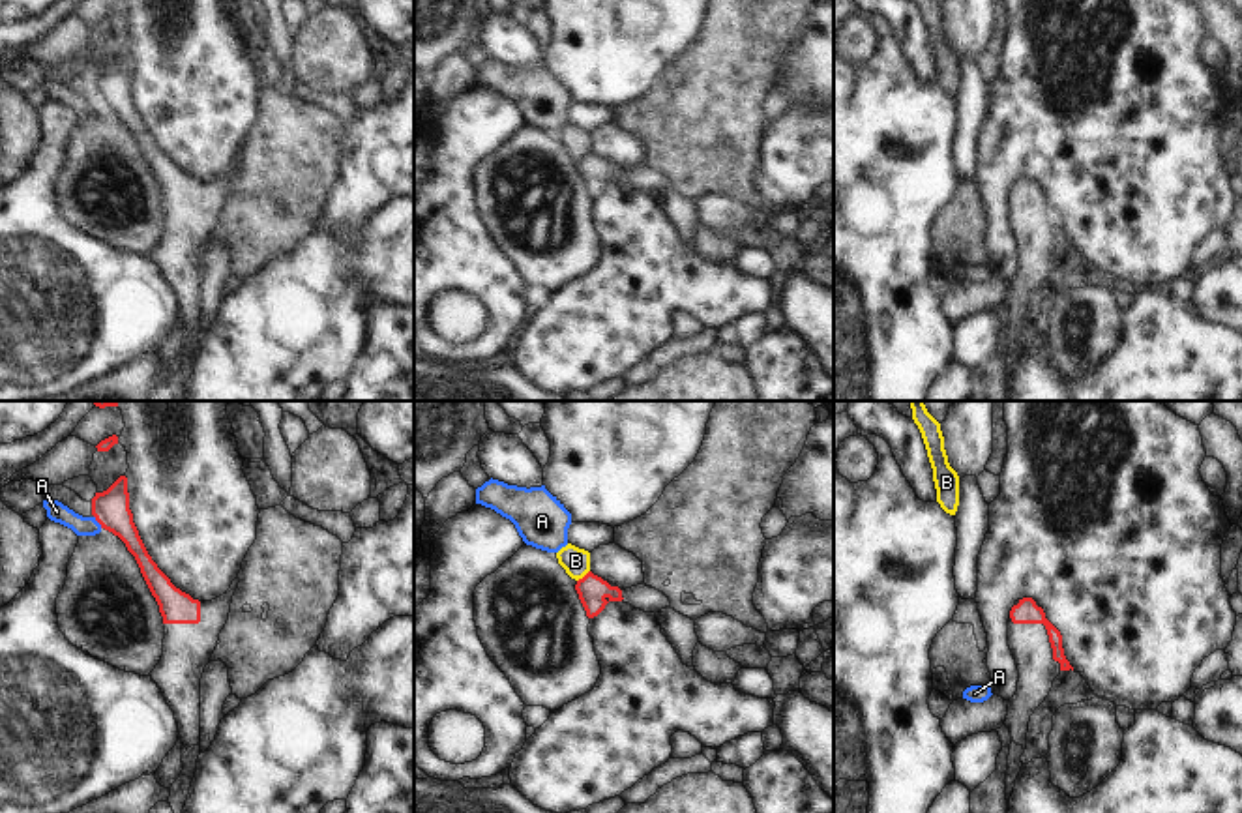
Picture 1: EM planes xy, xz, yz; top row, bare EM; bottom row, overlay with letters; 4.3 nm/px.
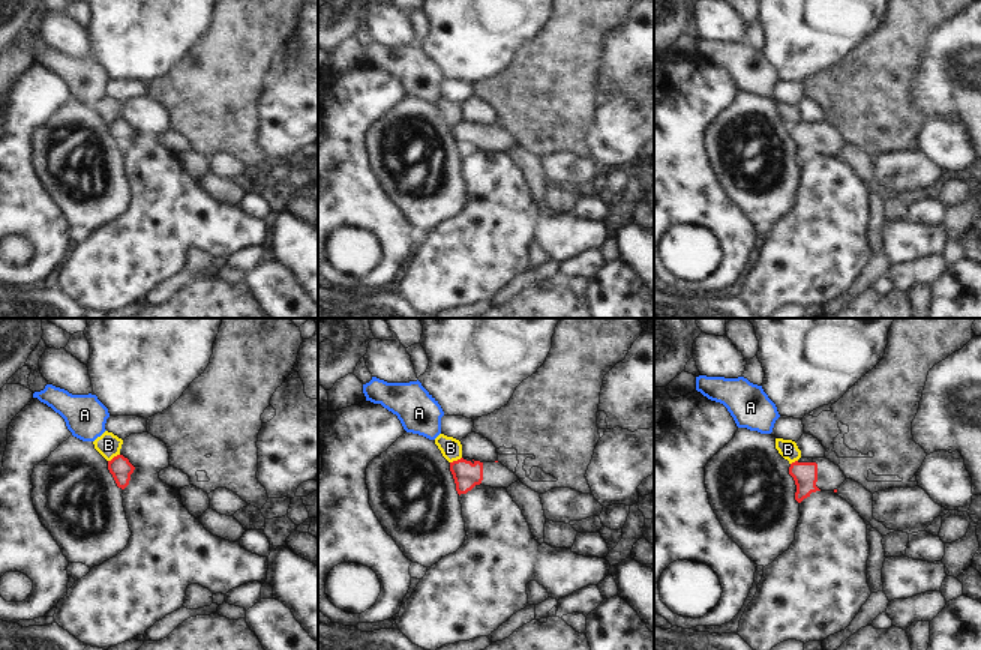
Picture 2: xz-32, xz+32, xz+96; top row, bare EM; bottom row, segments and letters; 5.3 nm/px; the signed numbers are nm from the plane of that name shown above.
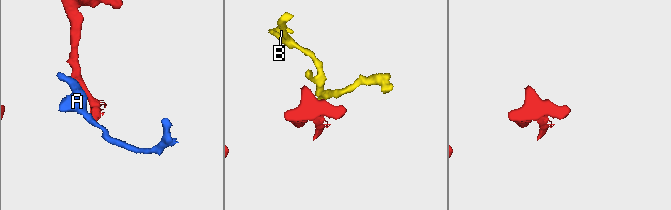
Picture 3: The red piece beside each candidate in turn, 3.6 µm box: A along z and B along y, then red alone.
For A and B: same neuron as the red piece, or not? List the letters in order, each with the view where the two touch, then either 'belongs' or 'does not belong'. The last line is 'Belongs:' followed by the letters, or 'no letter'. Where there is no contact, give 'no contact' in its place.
A: meets red in xy; does not belong
B: meets red in xz; does not belong
Belongs: no letter

